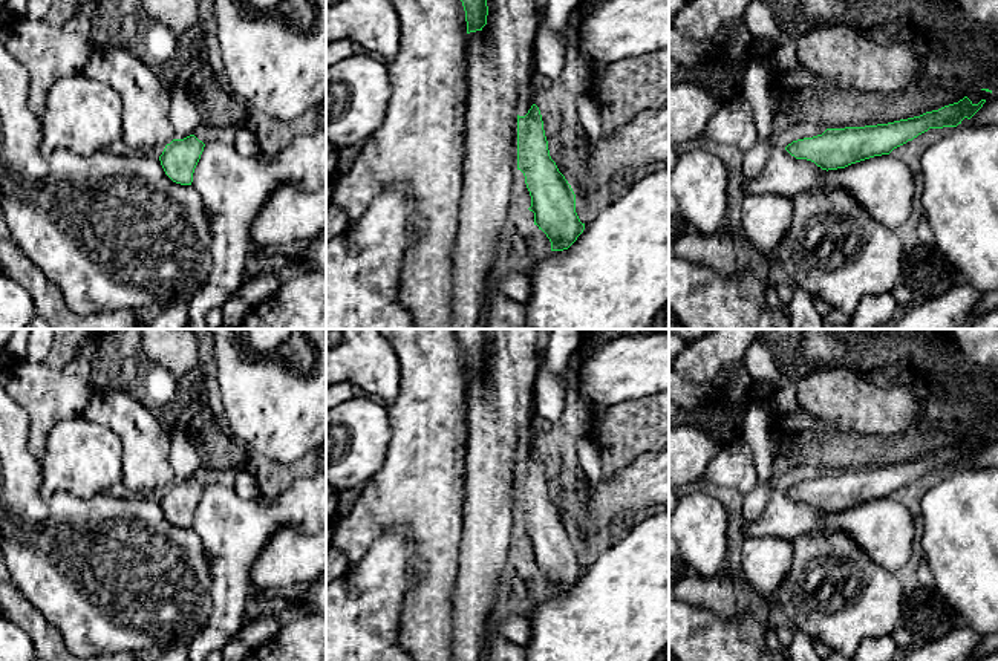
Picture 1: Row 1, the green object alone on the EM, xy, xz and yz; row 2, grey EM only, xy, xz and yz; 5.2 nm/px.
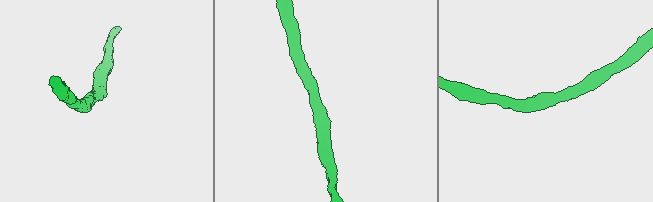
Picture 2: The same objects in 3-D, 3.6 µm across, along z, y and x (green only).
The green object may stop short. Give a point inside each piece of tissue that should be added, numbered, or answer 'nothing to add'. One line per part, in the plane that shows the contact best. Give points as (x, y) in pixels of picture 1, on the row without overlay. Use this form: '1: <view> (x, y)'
nothing to add

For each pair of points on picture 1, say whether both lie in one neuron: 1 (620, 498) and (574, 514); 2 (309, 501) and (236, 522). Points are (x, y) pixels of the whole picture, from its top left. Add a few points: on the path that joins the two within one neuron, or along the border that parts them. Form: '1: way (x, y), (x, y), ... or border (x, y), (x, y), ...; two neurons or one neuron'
1: way (609, 499), (585, 510); one neuron
2: way (291, 508), (254, 520); one neuron

